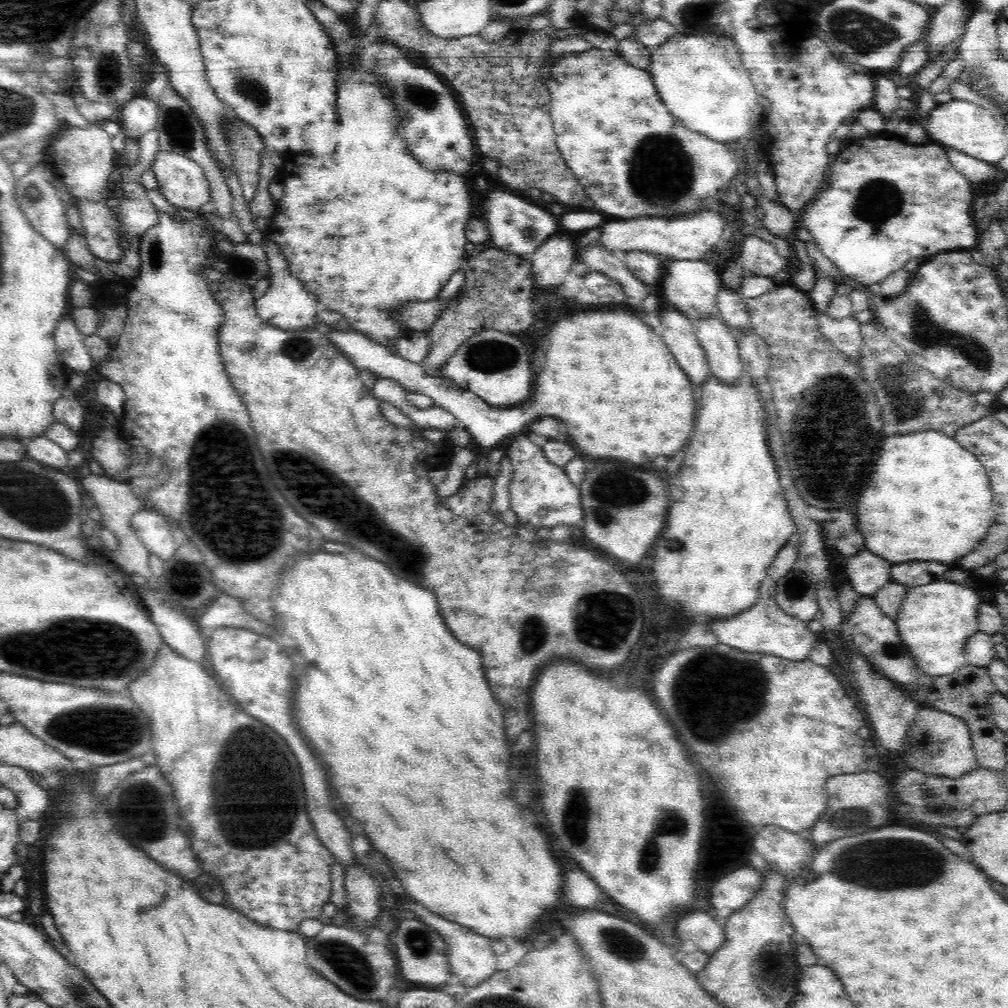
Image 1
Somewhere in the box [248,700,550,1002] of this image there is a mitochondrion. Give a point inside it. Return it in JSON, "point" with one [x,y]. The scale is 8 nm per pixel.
{"point":[350,966]}

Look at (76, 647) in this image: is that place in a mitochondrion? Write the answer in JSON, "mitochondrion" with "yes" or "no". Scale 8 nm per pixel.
{"mitochondrion":"yes"}

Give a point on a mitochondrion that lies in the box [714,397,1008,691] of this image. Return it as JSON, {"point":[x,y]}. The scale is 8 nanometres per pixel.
{"point":[821,489]}

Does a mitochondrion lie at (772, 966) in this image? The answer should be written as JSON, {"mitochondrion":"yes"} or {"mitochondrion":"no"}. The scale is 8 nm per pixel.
{"mitochondrion":"yes"}

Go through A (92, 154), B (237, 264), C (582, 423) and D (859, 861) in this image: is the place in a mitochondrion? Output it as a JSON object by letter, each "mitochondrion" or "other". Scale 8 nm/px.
{"A":"other","B":"mitochondrion","C":"other","D":"mitochondrion"}

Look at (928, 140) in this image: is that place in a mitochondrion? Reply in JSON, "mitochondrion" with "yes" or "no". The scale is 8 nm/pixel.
{"mitochondrion":"no"}

